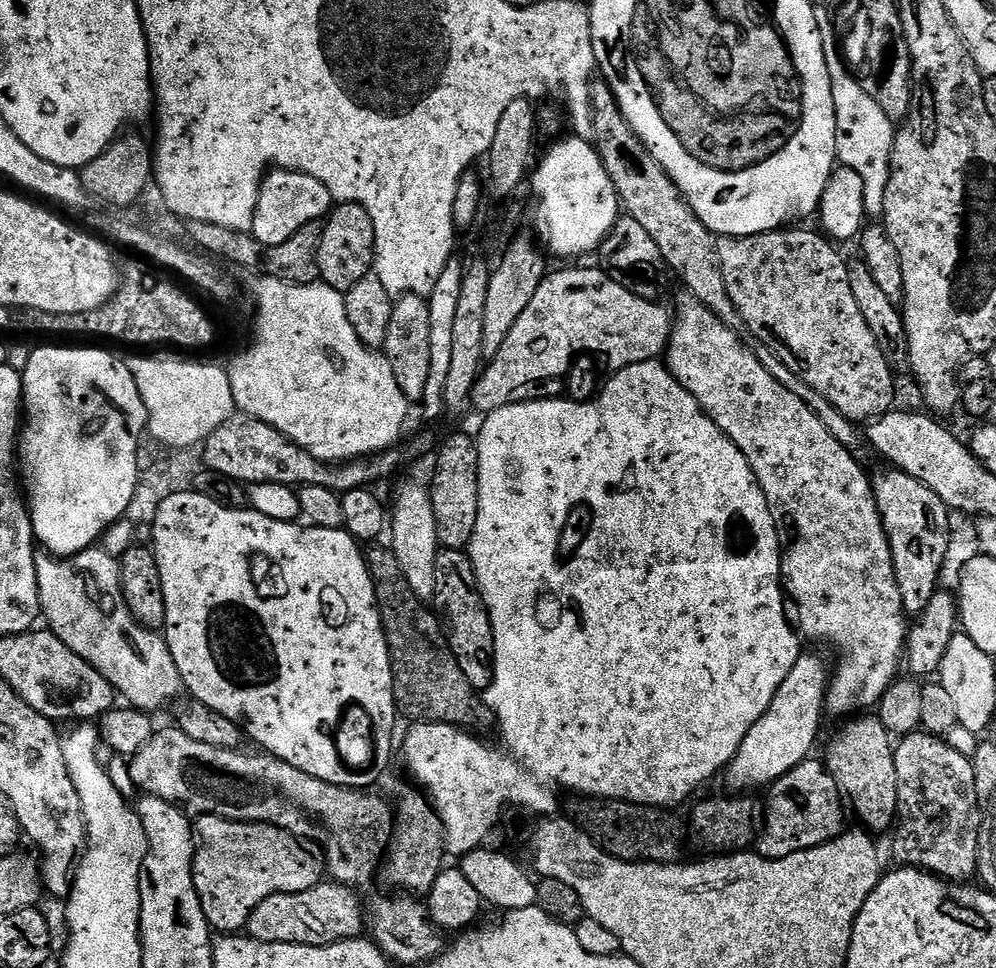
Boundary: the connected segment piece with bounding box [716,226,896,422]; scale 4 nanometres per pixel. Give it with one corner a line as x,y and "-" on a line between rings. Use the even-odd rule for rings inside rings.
785,226
776,229
775,232
763,232
757,236
725,236
717,239
717,258
720,260
722,278
725,279
726,292
729,299
736,307
738,314
742,316
747,331
757,339
758,343
764,343
766,347
777,355
782,363
803,377
806,383
822,397
836,407
846,419
853,422
872,422
877,417
883,416
893,407
892,399
896,396
896,384
891,366
886,362
882,350
878,350
878,342
874,342
874,334
870,334
870,326
866,326
866,318
862,318
862,310
858,310
858,302
854,302
854,294
850,290
850,278
848,277
848,264
834,249
833,245
819,231
807,232
804,226

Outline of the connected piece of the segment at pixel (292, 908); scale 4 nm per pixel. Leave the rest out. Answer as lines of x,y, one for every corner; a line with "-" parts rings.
321,882
310,890
298,894
274,894
266,902
258,902
248,919
247,935
263,944
301,944
302,946
326,946
341,944
343,940
355,940
366,932
366,908
353,889
335,882

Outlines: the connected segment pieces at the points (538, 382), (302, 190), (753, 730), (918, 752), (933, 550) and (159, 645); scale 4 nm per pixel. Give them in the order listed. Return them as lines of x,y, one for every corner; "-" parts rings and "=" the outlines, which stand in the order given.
564,266
561,272
549,271
545,275
542,286
538,286
538,294
530,298
530,306
522,310
522,318
514,322
514,330
506,334
506,342
502,342
498,354
487,361
486,367
473,384
470,404
480,414
527,400
587,397
595,393
602,381
612,373
621,372
626,366
634,366
638,362
655,360
667,349
674,319
669,309
667,312
662,305
655,304
644,296
635,296
630,289
623,288
628,286
600,271
599,267
568,267
572,266
=
277,168
269,171
260,181
258,206
254,210
250,235
257,245
264,248
278,246
294,234
298,234
298,230
302,230
302,226
306,226
311,220
323,221
333,207
334,201
330,190
326,190
326,186
318,182
318,178
=
800,655
798,662
794,662
794,670
790,670
782,686
778,686
774,702
770,702
766,714
750,726
750,734
742,738
742,746
727,766
726,777
733,793
748,794
753,791
751,788
770,786
813,755
812,747
820,736
820,723
826,717
824,693
829,683
830,668
824,665
822,657
=
917,730
895,745
894,765
898,778
896,841
892,856
900,866
919,868
949,882
968,882
977,875
978,829
980,803
976,789
976,766
969,757
958,754
947,739
=
893,466
871,477
872,493
890,542
890,554
896,575
895,595
901,609
912,618
926,610
930,598
941,587
940,571
948,560
948,547
952,544
952,520
942,498
910,474
=
100,546
88,548
77,556
63,558
40,554
36,557
36,577
40,610
43,619
48,619
47,627
62,643
70,646
78,658
90,662
90,666
94,666
94,670
98,670
98,674
102,674
102,678
106,678
106,682
110,682
123,699
124,696
128,699
125,701
131,707
156,714
159,708
166,707
185,691
184,679
178,674
178,666
163,635
151,628
144,628
130,614
122,594
120,561
117,557
111,556

